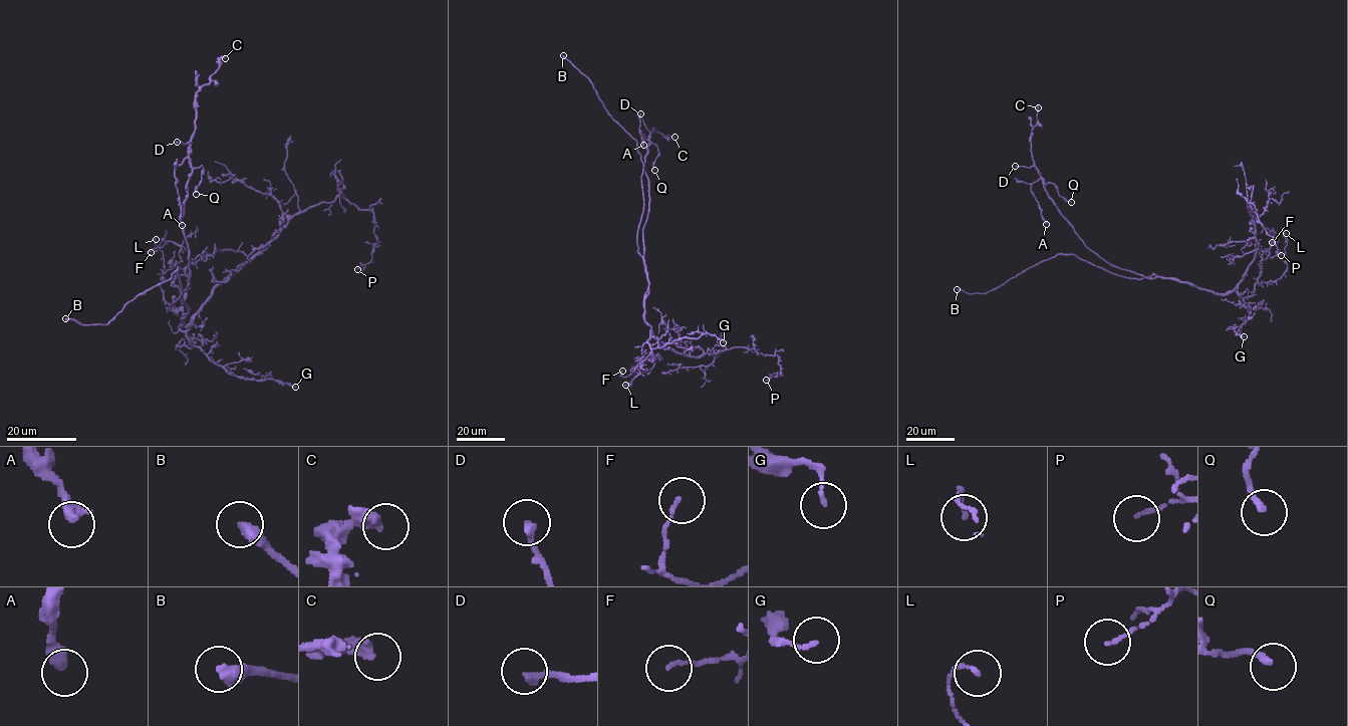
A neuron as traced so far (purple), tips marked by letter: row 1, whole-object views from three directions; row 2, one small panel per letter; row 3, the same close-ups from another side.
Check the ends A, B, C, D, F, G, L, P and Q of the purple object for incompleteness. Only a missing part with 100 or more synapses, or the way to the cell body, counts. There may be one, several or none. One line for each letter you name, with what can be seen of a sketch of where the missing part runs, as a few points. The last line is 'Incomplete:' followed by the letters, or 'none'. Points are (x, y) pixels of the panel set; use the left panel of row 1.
B: Course of what is missing: (65, 318), (54, 314), (42, 301)
Incomplete: B

